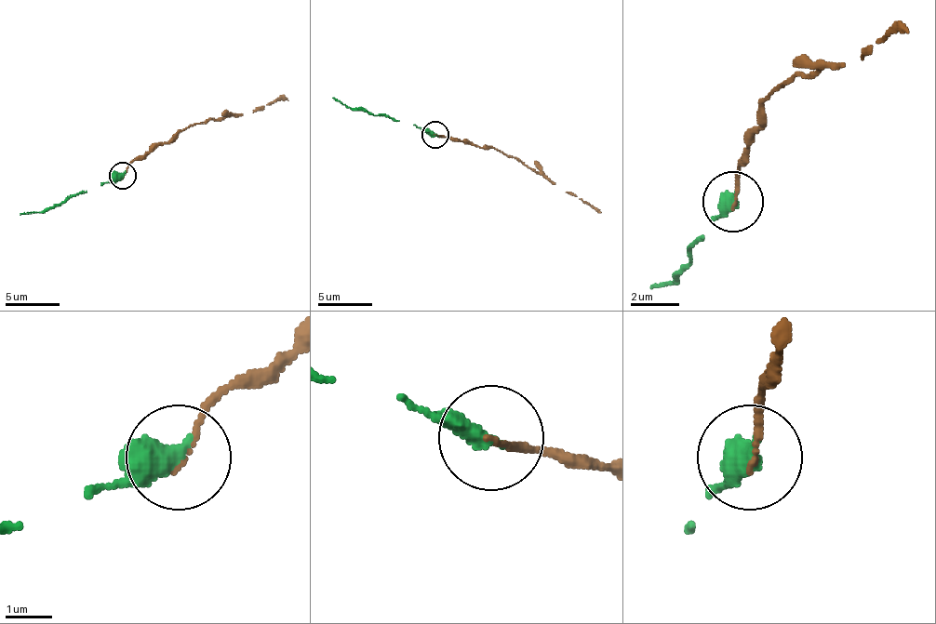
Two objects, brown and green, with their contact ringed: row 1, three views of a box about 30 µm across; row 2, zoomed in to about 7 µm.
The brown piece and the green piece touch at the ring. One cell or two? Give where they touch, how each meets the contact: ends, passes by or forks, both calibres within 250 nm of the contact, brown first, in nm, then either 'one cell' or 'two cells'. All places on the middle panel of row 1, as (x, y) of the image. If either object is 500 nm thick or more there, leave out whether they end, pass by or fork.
at (434, 134); brown ends there; green ends there; 100 nm thick on the brown side, 480 nm on the other; one cell

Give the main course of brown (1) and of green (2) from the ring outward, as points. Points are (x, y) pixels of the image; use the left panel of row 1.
1: (123, 177), (131, 163), (171, 141), (195, 123), (239, 117), (287, 99)
2: (123, 177), (115, 177), (101, 184), (20, 214)

